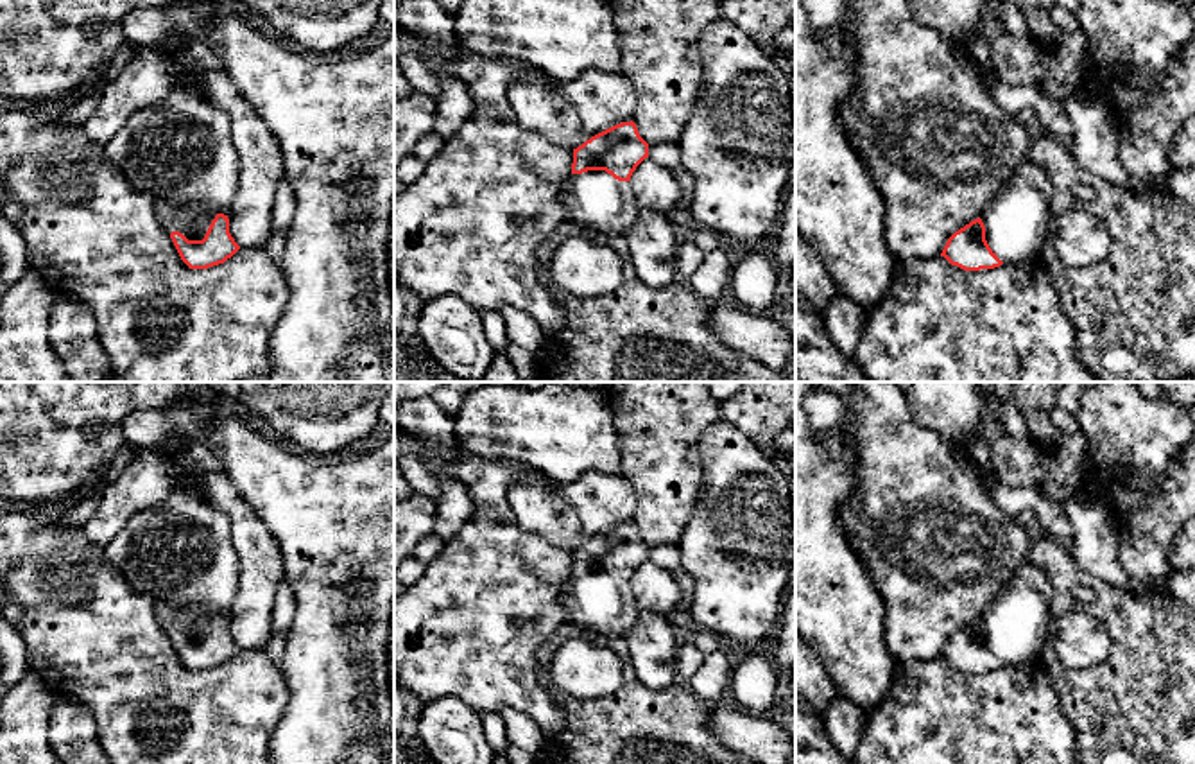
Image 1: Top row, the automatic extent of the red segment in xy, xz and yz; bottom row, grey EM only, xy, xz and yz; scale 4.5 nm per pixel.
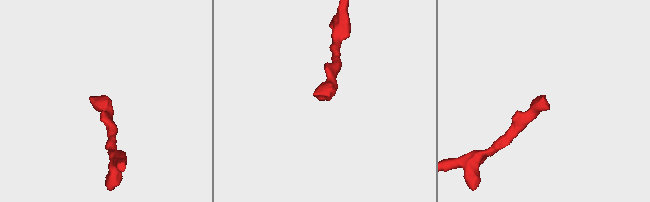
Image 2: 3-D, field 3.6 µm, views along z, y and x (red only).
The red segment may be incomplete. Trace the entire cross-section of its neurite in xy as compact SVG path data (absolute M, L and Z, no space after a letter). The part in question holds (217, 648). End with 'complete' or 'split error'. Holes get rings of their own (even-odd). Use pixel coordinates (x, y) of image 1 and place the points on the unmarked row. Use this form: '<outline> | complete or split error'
M156 603L156 617L190 671L224 665L240 651L229 635L226 613L217 615L197 608Z | split error

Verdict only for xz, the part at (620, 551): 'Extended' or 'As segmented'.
Extended

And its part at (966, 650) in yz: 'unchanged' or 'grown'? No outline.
grown

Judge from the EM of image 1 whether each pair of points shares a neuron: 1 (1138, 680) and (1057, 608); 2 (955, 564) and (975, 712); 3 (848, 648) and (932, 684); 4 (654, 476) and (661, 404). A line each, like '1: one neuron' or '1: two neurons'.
1: one neuron
2: two neurons
3: two neurons
4: one neuron

